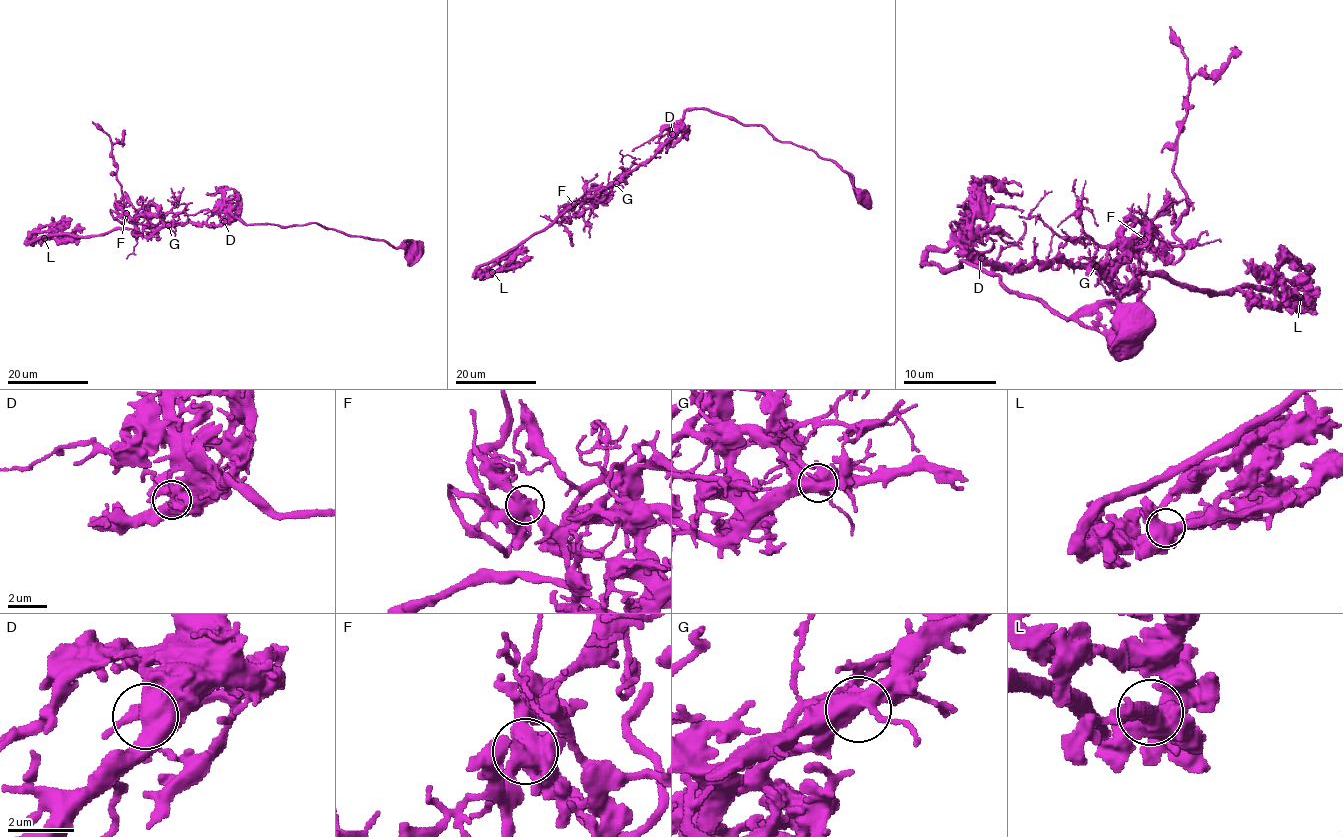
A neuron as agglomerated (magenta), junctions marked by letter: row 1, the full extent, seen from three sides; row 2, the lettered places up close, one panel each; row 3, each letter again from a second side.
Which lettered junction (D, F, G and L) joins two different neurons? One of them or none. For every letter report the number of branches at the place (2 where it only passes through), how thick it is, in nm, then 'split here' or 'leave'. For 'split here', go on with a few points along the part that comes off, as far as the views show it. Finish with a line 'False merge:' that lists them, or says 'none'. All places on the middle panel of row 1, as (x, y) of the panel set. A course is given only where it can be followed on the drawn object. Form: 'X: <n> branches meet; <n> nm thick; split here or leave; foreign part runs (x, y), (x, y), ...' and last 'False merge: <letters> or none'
D: 3 branches meet; 480 nm thick; leave
F: 3 branches meet; 550 nm thick; leave
G: 3 branches meet; 550 nm thick; split here; foreign part runs (616, 183), (558, 209), (565, 210), (570, 221), (562, 219), (569, 222), (564, 218), (556, 223), (540, 215)
L: 3 branches meet; 550 nm thick; leave
False merge: G

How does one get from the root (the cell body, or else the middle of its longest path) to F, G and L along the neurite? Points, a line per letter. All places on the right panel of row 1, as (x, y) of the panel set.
F: (1130, 321), (1114, 302), (1062, 318), (999, 276), (922, 258), (967, 246), (1011, 267), (1097, 265), (1144, 239)
G: (1130, 321), (1114, 302), (1062, 318), (999, 276), (922, 258), (967, 246), (1011, 267), (1095, 267)
L: (1130, 321), (1114, 302), (1062, 318), (922, 258), (967, 246), (1123, 290), (1160, 274), (1300, 297)

